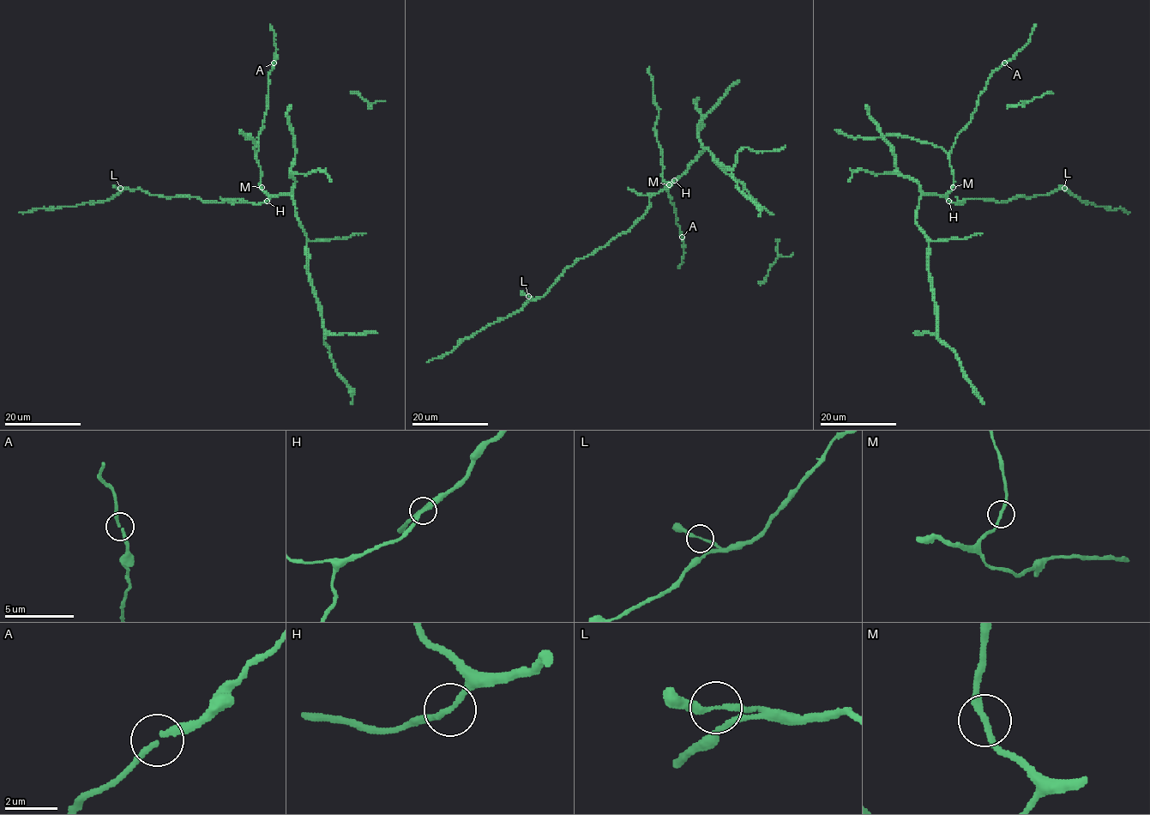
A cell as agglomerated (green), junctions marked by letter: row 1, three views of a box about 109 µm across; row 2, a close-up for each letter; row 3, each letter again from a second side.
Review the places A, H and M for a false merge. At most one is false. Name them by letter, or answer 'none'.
none

